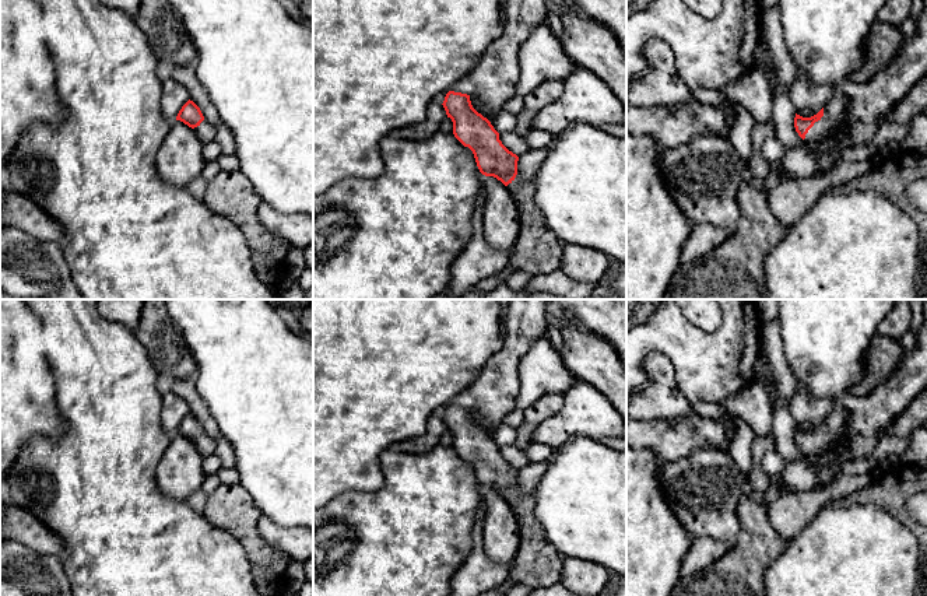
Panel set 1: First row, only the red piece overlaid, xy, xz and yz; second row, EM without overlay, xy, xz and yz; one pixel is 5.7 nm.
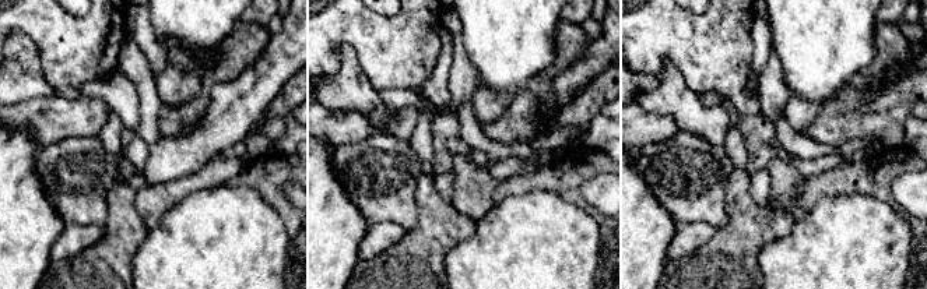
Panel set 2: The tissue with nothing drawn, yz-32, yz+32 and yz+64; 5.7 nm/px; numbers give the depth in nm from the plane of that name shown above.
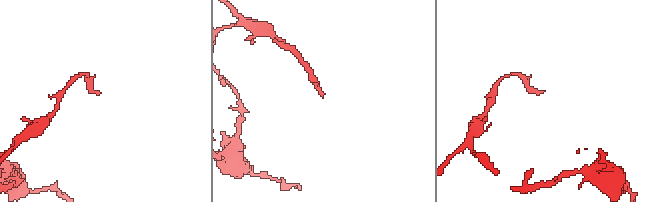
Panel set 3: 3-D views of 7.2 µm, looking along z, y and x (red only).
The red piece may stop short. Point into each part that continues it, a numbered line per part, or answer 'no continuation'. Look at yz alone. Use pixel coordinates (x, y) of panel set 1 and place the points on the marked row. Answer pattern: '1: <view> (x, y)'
1: yz (831, 123)

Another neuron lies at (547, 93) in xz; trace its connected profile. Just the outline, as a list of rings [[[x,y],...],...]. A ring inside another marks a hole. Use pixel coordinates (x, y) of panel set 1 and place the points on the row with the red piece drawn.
[[[547,80],[529,92],[524,97],[523,111],[516,115],[515,132],[523,137],[533,130],[534,115],[547,105],[556,102],[562,94],[562,90],[562,80]]]

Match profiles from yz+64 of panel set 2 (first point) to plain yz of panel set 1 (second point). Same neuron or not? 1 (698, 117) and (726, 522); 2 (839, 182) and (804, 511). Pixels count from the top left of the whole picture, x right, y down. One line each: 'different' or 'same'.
1: different
2: different

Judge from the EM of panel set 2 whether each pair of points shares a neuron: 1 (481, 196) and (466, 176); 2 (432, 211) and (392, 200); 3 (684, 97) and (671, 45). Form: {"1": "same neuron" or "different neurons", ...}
{"1": "same neuron", "2": "different neurons", "3": "different neurons"}

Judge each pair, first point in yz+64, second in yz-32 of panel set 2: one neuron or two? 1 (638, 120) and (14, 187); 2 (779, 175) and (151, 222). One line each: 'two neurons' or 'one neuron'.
1: two neurons
2: one neuron

